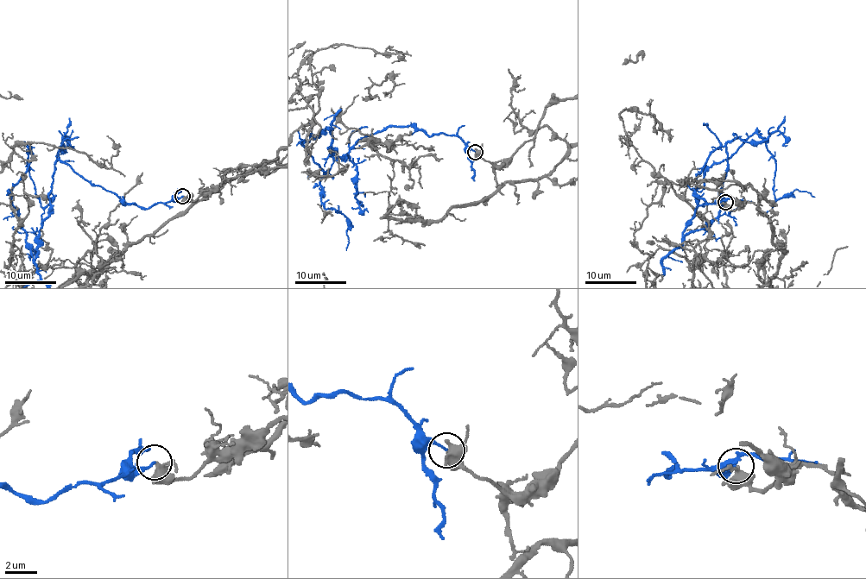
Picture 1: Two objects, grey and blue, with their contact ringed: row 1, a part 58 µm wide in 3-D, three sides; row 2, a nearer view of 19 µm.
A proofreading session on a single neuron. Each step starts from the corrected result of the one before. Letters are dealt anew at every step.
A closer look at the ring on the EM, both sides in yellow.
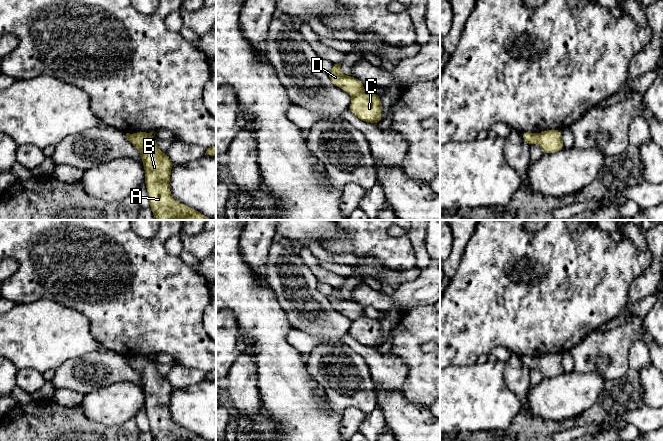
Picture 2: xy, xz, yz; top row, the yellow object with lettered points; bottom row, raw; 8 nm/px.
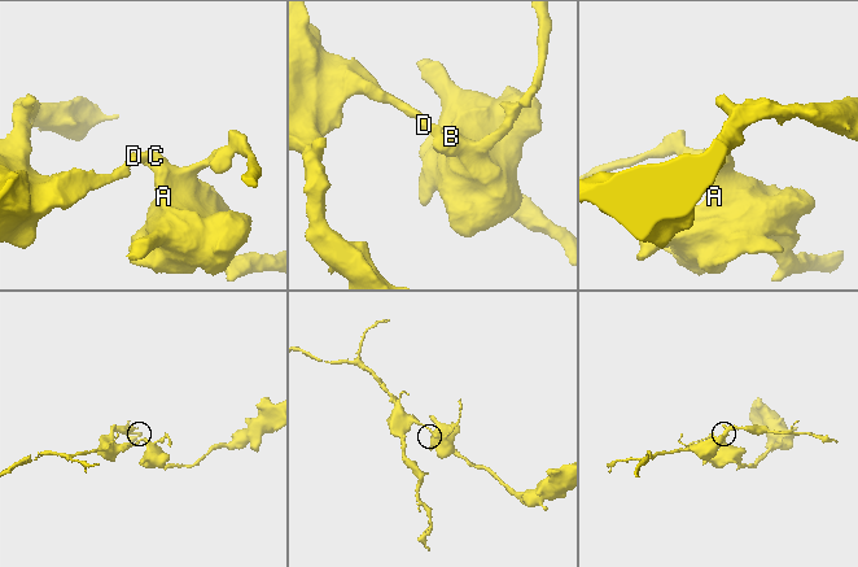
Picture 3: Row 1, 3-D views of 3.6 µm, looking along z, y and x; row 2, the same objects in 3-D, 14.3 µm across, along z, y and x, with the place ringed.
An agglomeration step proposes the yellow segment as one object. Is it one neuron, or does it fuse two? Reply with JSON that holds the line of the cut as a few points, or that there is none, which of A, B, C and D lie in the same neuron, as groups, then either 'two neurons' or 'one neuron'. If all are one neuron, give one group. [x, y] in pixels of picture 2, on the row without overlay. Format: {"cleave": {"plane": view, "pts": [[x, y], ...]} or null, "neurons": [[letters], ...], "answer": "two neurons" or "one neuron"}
{"cleave": {"plane": "xz", "pts": [[362, 314], [353, 321]]}, "neurons": [["A", "B", "C"], ["D"]], "answer": "two neurons"}

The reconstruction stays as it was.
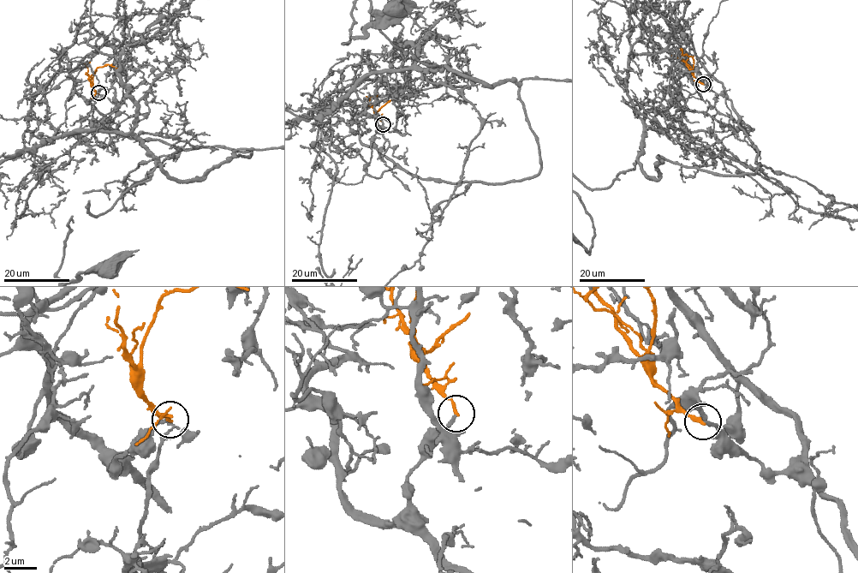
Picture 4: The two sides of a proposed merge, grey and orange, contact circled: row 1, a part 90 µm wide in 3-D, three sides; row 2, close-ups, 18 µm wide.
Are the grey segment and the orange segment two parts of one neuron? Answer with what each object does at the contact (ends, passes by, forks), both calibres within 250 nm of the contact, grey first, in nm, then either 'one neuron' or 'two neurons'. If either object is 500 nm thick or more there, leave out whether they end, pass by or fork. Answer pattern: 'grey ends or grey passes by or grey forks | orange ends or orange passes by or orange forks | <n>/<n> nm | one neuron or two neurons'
grey ends | orange ends | 200/220 nm | two neurons

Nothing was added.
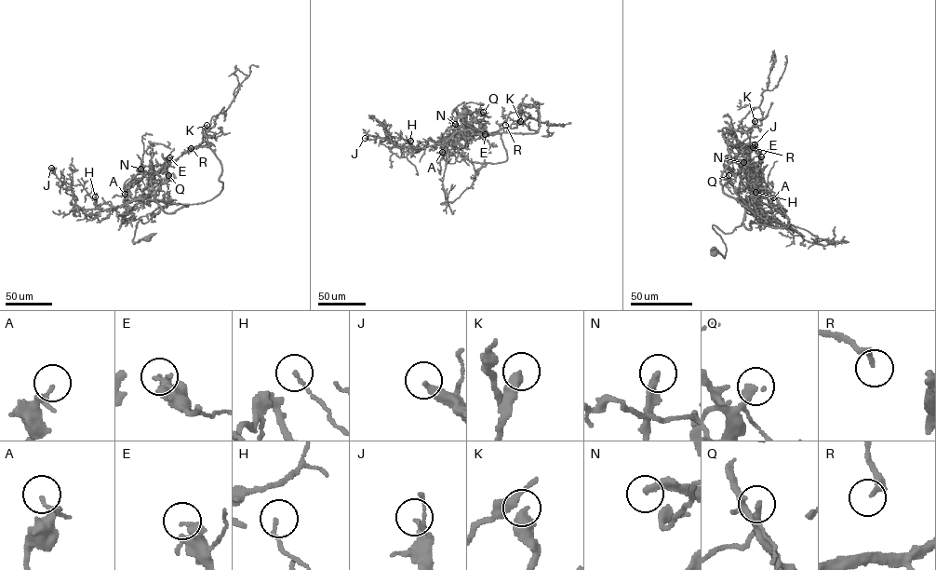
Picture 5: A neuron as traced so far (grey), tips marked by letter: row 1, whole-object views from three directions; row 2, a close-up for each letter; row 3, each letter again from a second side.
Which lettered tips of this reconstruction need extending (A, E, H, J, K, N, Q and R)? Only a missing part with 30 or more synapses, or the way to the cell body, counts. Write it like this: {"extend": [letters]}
{"extend": ["N", "Q", "R"]}

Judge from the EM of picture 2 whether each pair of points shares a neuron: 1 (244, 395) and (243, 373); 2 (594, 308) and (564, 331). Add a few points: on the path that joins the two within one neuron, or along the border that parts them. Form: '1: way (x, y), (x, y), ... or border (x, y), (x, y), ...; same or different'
1: way (243, 390), (243, 378); same
2: way (587, 308), (571, 324); same

